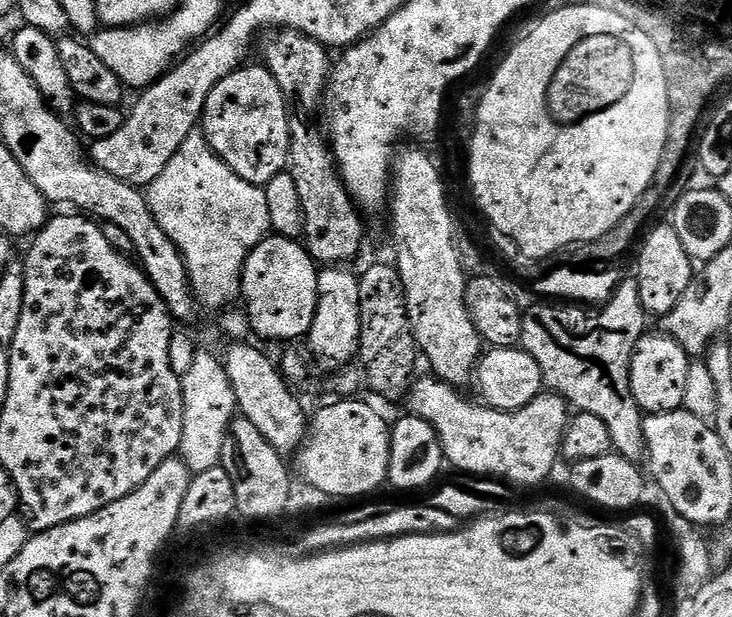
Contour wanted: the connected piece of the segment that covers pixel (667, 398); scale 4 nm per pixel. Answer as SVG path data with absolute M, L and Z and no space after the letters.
M653 330L645 334L638 342L638 346L632 355L630 362L630 390L634 394L634 402L638 402L641 412L645 414L655 414L658 412L679 412L684 407L686 398L686 382L690 375L693 361L686 350L674 342L674 338L661 334Z

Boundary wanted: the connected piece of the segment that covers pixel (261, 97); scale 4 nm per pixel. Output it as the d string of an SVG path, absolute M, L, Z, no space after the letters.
M242 66L237 72L231 72L226 78L222 78L222 82L218 82L218 86L214 86L214 90L210 90L202 117L202 131L214 154L218 154L218 158L222 158L222 162L226 162L226 166L230 166L234 174L246 178L246 182L263 186L270 182L270 178L274 178L274 174L285 171L288 167L288 144L292 140L290 105L284 98L280 83L267 68L248 67Z

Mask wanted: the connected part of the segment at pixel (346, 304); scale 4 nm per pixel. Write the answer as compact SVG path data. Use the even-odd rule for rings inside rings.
M324 266L319 269L318 302L314 310L314 322L310 326L306 343L312 351L311 359L324 368L343 370L360 354L360 277L348 266Z

